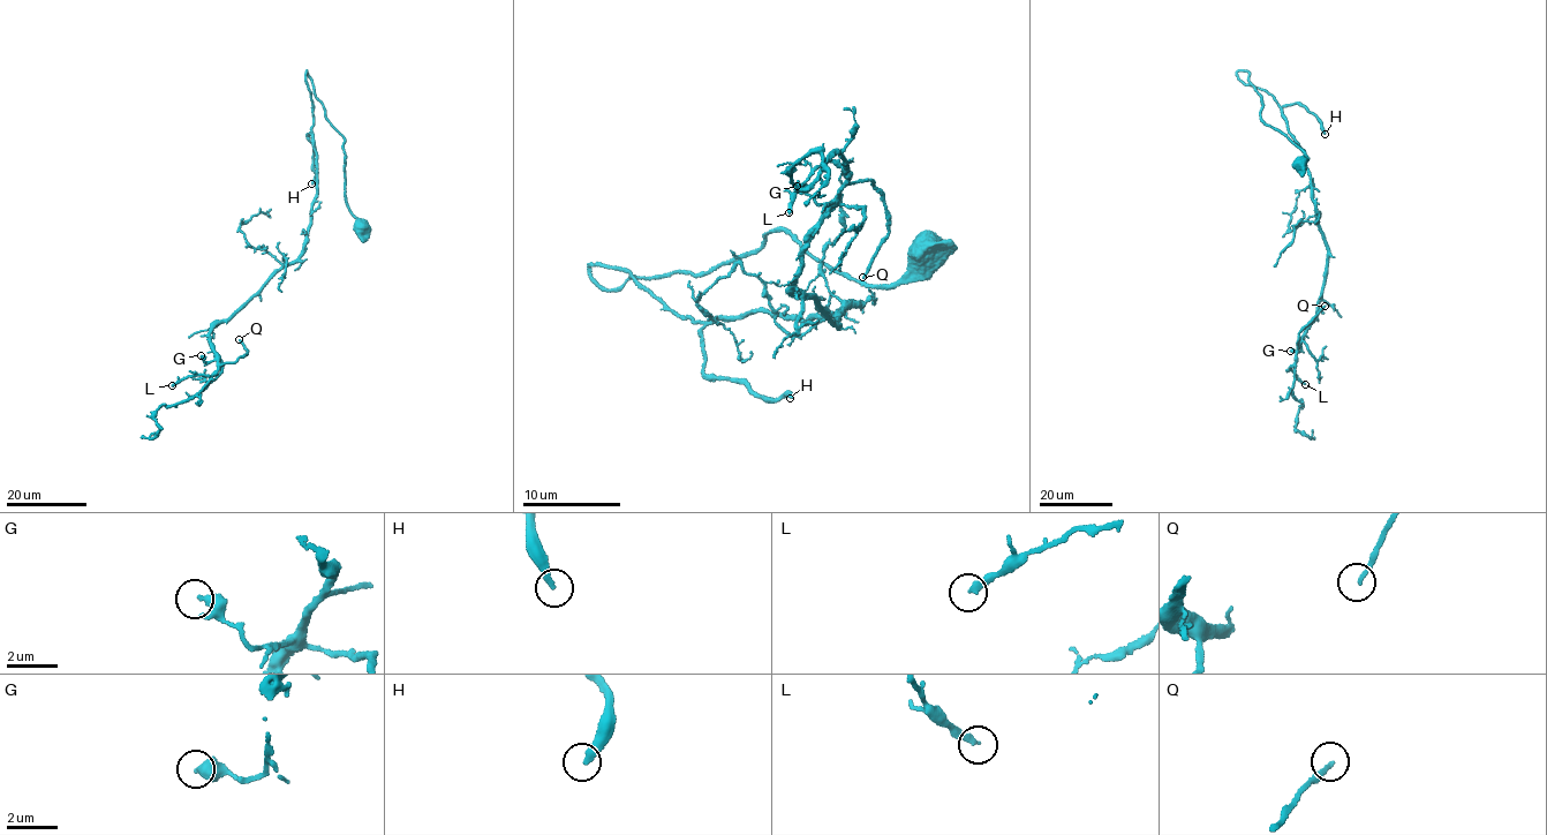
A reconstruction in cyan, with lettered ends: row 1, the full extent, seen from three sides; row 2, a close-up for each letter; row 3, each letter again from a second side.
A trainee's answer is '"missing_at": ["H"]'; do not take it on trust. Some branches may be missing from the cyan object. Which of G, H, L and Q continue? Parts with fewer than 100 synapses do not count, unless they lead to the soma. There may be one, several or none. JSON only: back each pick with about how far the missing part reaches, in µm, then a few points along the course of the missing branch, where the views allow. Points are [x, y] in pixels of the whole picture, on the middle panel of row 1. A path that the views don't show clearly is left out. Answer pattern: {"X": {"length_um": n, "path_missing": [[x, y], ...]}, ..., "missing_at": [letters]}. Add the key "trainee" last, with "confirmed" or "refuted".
{"H": {"length_um": 80, "path_missing": [[790, 398], [868, 340], [875, 295], [925, 246], [948, 170], [946, 28], [935, 0], [911, 2]]}, "missing_at": ["H"], "trainee": "confirmed"}

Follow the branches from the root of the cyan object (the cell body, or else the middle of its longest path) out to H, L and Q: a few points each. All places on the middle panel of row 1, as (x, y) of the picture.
H: (926, 251), (874, 288), (778, 230), (694, 276), (608, 290), (589, 266), (703, 324), (703, 373), (790, 398)
L: (926, 251), (591, 276), (836, 325), (795, 284), (842, 165), (789, 212)
Q: (926, 251), (589, 266), (836, 325), (795, 281), (865, 180), (862, 277)

